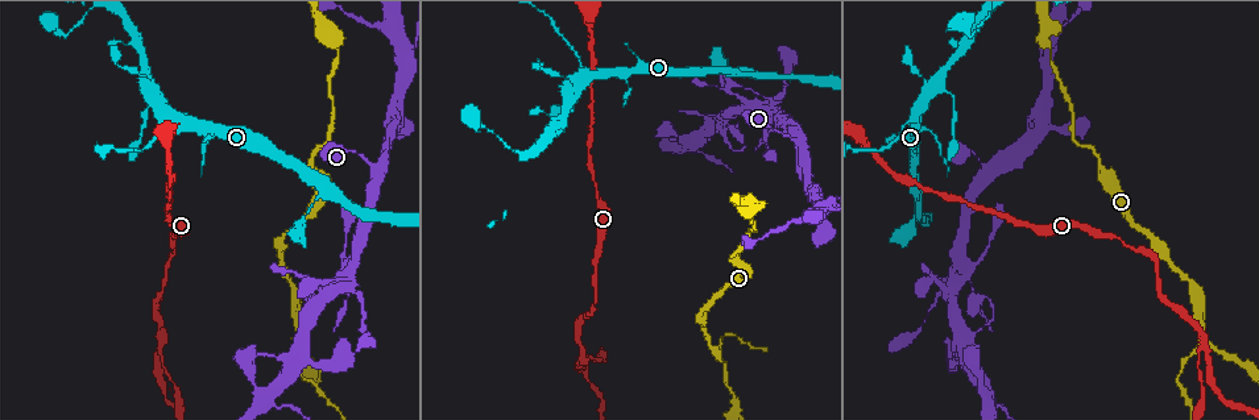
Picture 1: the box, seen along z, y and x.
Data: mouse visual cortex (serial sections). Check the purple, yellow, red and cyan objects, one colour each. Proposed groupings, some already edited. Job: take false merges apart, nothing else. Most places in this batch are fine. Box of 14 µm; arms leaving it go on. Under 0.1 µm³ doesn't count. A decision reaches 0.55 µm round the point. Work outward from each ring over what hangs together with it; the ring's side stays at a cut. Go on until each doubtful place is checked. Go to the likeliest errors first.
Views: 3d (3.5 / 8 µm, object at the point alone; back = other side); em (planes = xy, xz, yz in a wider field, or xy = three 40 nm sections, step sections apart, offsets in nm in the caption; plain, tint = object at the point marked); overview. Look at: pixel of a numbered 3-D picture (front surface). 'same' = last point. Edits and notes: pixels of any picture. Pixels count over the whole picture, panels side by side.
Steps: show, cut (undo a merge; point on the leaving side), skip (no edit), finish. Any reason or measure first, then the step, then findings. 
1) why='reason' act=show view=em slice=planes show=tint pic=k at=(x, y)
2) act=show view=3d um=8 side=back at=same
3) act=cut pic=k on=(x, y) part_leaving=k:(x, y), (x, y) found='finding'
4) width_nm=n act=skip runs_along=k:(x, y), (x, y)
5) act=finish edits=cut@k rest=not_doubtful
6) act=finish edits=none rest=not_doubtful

why='side arm on a straight run' act=show view=3d um=3.5 pic=1 at=(1205, 348)

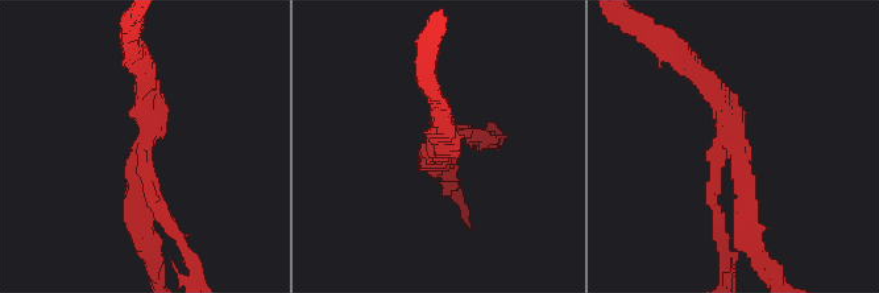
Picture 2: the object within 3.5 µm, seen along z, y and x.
arms=3 arm_widths_nm=150,200,250 act=show view=em slice=xy step=1 show=tint pic=2 at=(440, 149)

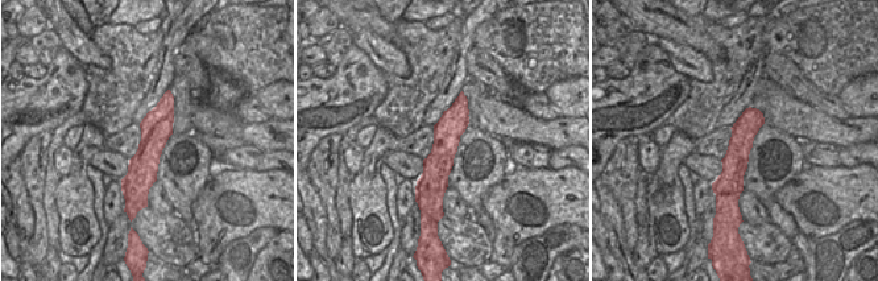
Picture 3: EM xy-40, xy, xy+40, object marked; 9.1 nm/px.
width_nm=260 act=cut pic=2 on=(710, 199) part_leaving=2:(721, 148), (710, 205), (728, 258) found='two cells meet here'

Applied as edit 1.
why='thin neck' act=show view=3d um=3.5 pic=1 at=(722, 360)

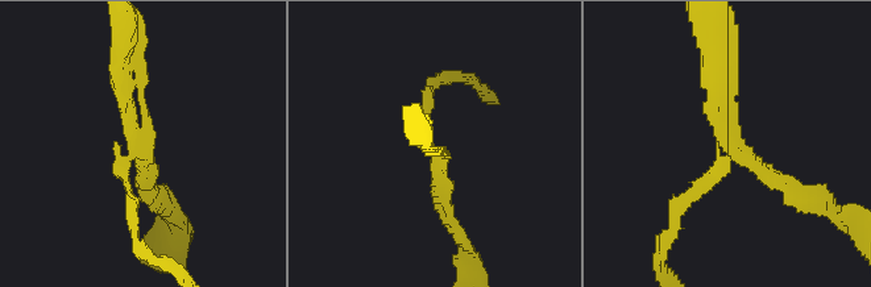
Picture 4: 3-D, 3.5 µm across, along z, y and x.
arms=3 arm_widths_nm=100,150,200 why='need the tissue' act=show view=em slice=xy step=3 show=tint pic=4 at=(132, 134)

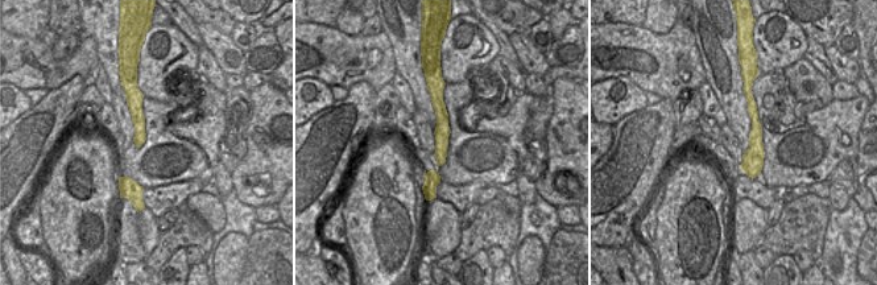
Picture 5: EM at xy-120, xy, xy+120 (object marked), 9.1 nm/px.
act=cut pic=4 on=(696, 191) part_leaving=4:(724, 157), (676, 209), (660, 253) found='two cells meet here'

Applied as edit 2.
act=show view=3d um=8 side=back pic=1 at=(918, 110)

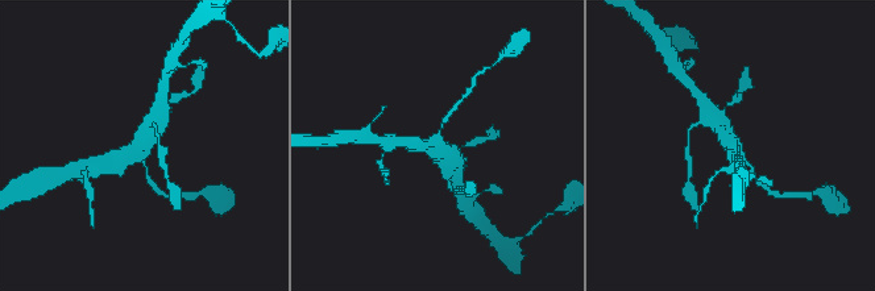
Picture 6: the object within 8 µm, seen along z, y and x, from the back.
why='zoom in' act=show view=3d um=3.5 pic=6 at=(135, 148)

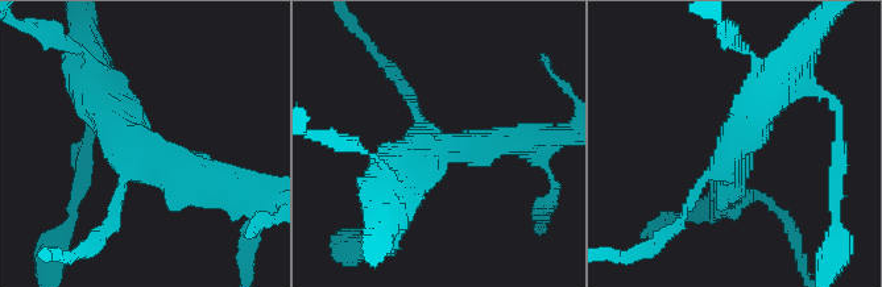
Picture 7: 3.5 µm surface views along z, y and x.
why='need the tissue' act=show view=em slice=xy step=3 show=tint pic=7 at=(438, 147)

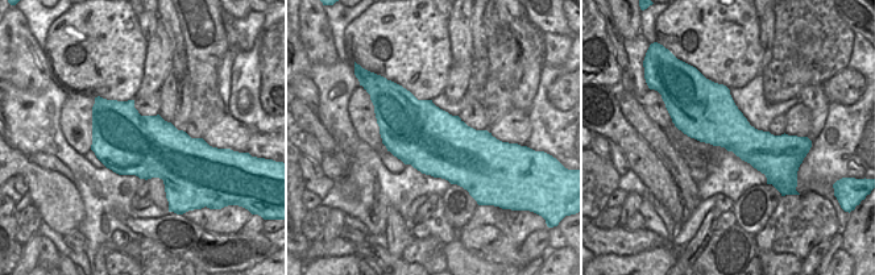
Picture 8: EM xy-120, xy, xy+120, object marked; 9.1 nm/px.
arms=3 act=skip runs_along=7:(222, 184), (140, 148), (87, 83) found='continuous, no second cell'

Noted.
act=finish edits=cut@2,cut@4 rest=not_doubtful

